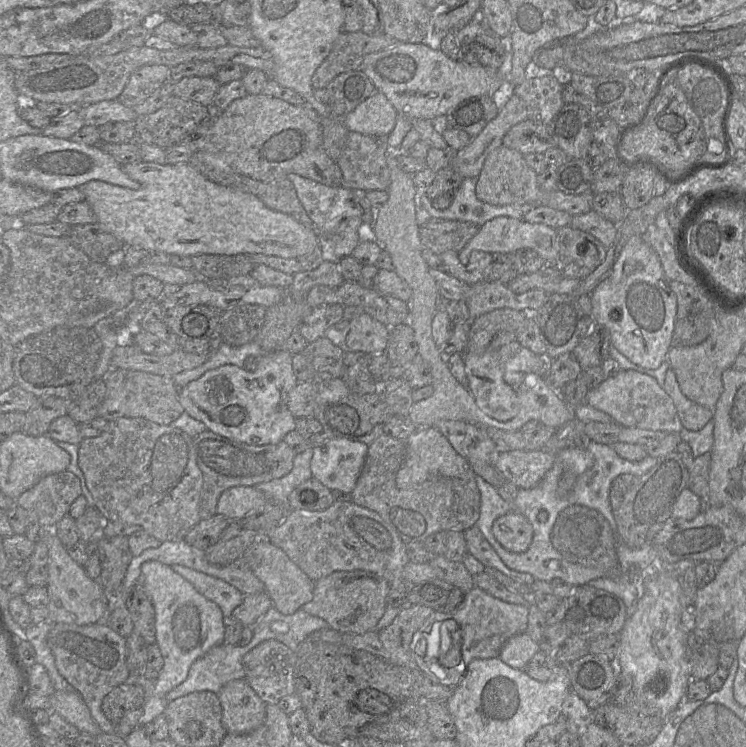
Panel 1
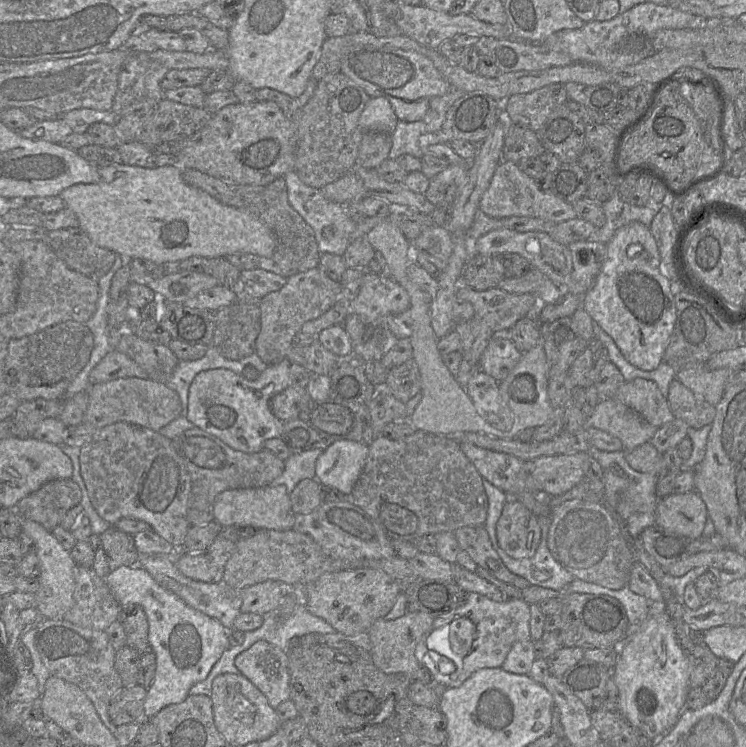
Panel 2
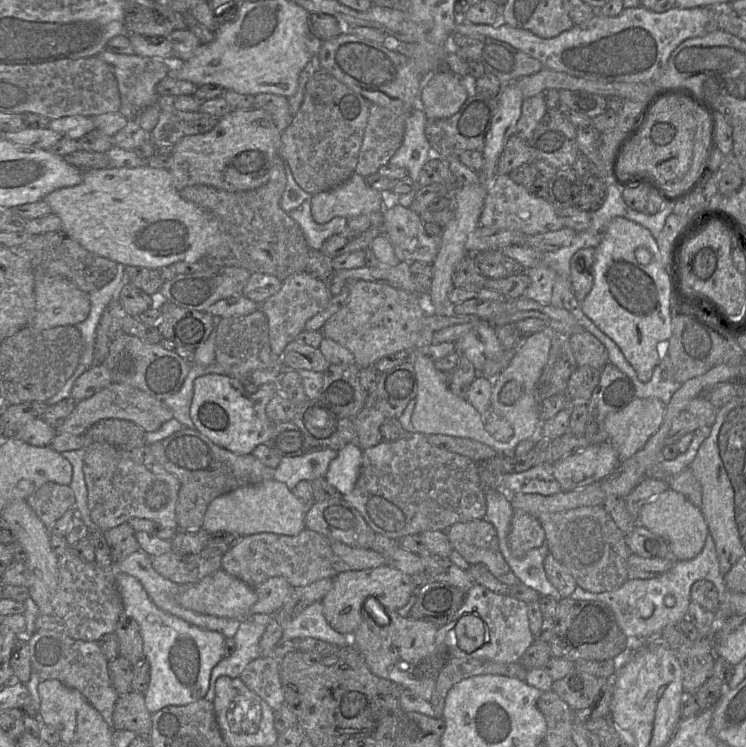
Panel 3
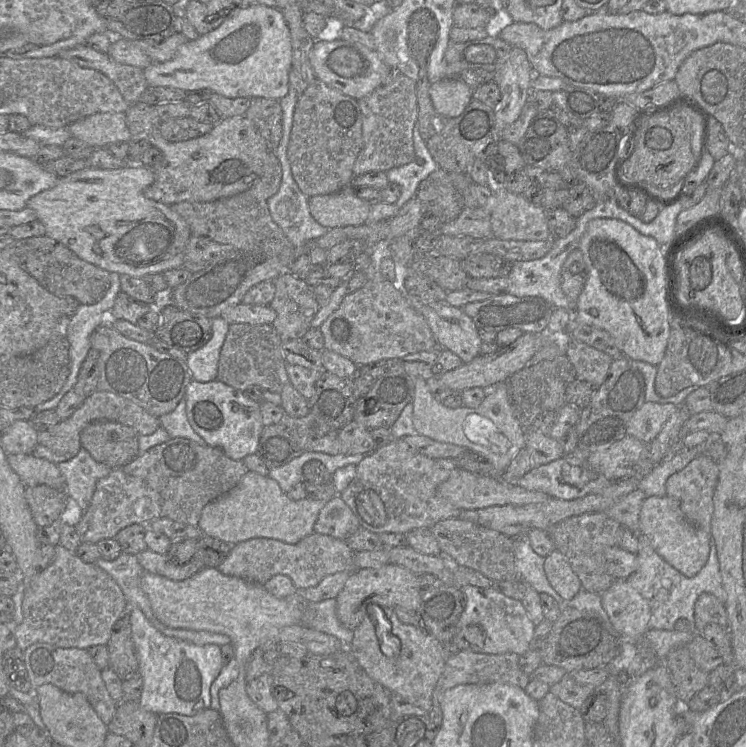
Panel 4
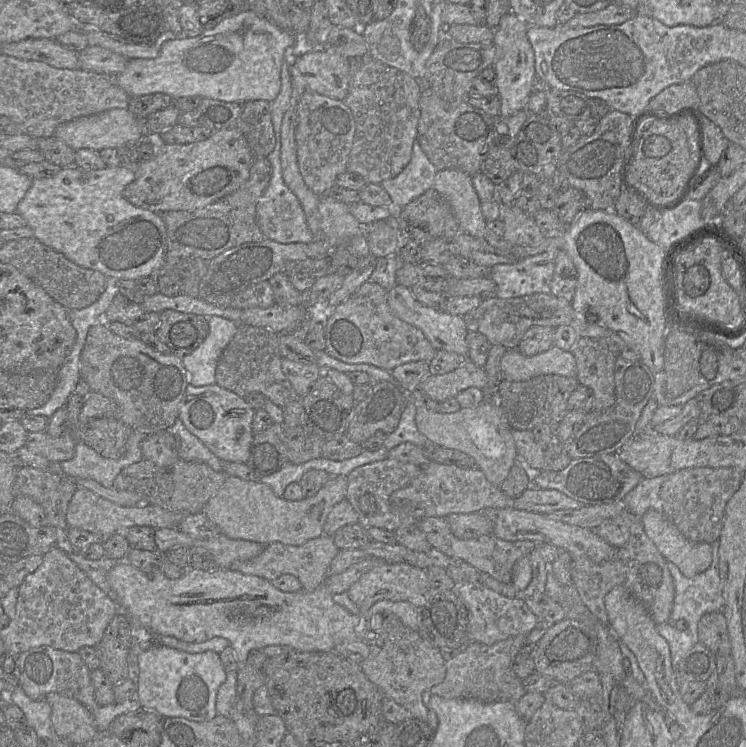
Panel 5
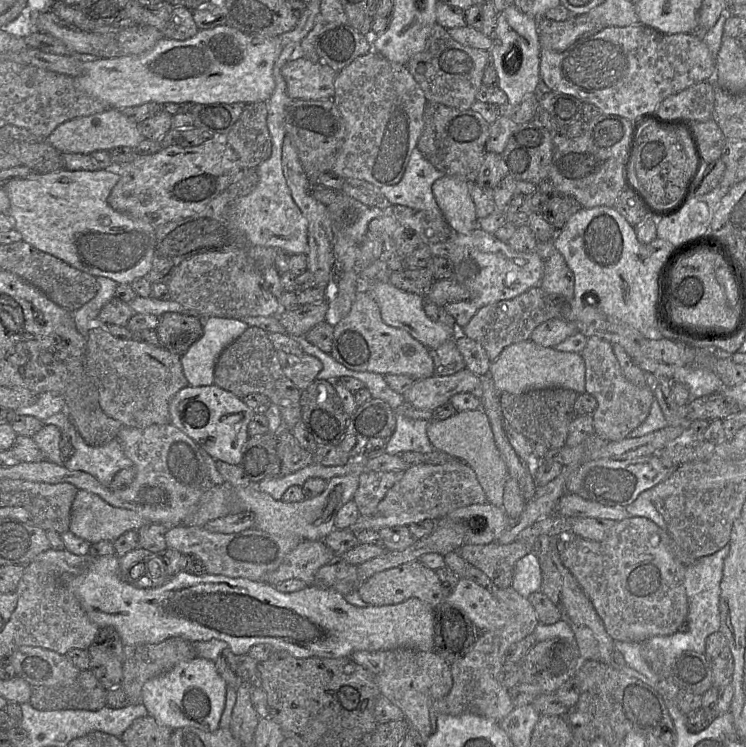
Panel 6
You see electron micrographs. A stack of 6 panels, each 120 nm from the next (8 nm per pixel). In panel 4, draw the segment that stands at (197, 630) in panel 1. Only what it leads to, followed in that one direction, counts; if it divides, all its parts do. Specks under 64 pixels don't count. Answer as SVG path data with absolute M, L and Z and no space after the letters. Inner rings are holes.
M129 605L132 640L138 657L138 672L143 678L139 703L155 714L194 715L210 708L210 686L224 665L216 644L196 645L166 636L157 630L137 606Z

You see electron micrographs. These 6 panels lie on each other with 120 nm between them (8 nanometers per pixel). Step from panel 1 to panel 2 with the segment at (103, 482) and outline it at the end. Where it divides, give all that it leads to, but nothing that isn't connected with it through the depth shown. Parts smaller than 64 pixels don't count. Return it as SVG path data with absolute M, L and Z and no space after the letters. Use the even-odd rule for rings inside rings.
M117 422L100 428L89 443L80 447L79 464L91 504L101 518L112 525L127 517L145 521L174 547L182 546L191 527L187 519L191 478L171 439L145 427Z

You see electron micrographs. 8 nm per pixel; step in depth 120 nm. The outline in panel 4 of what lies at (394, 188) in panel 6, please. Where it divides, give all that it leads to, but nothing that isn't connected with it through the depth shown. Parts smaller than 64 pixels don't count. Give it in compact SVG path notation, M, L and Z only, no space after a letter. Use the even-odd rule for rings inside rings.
M418 119L413 129L413 142L415 160L386 172L389 182L401 187L401 195L395 203L399 209L416 197L420 182L439 168L421 137Z

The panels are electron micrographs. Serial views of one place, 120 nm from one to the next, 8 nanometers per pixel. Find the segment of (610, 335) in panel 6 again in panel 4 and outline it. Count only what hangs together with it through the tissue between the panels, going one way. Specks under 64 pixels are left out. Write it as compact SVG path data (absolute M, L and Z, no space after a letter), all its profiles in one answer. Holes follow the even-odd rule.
M507 293L492 295L484 301L468 303L461 307L478 329L499 333L508 328L518 328L524 333L534 334L545 331L554 309L554 306L541 297L516 297Z

